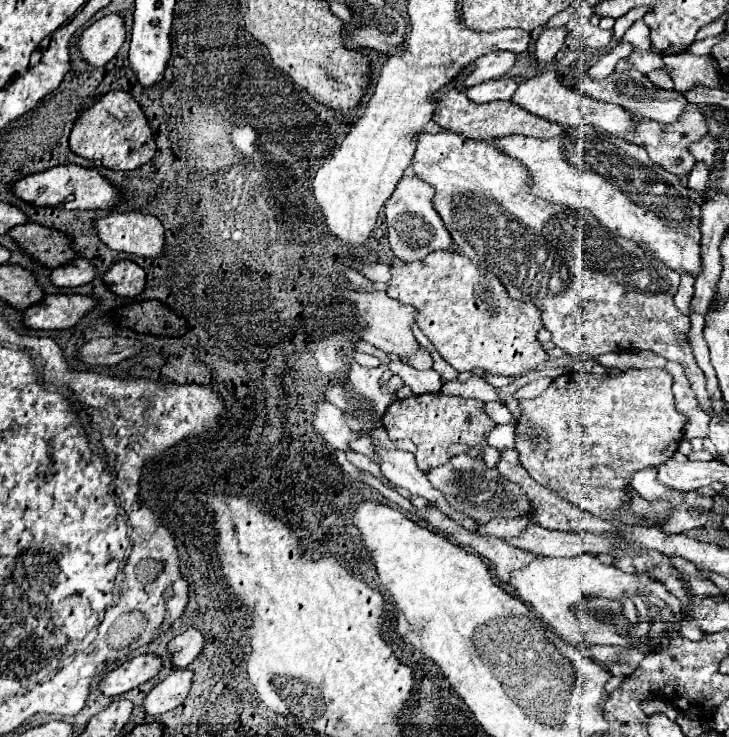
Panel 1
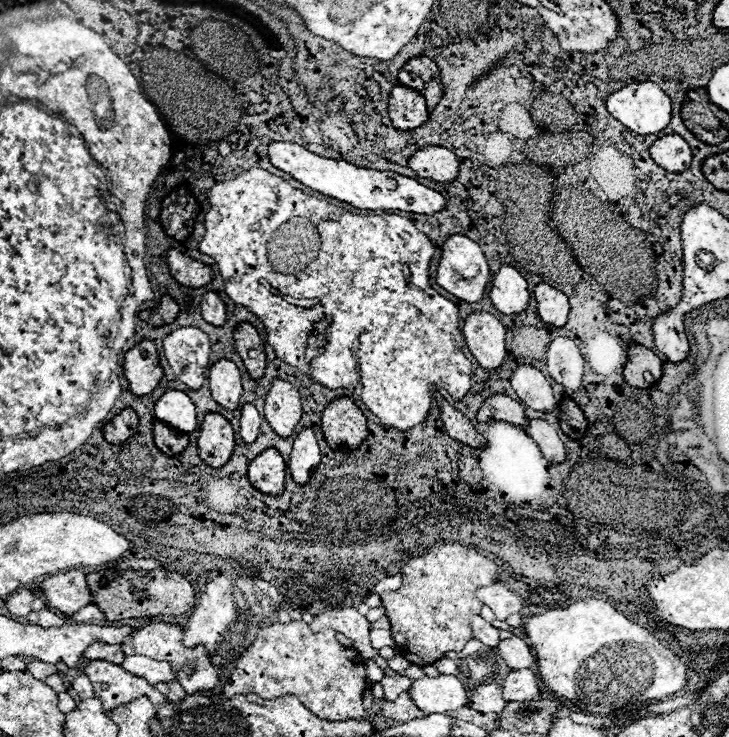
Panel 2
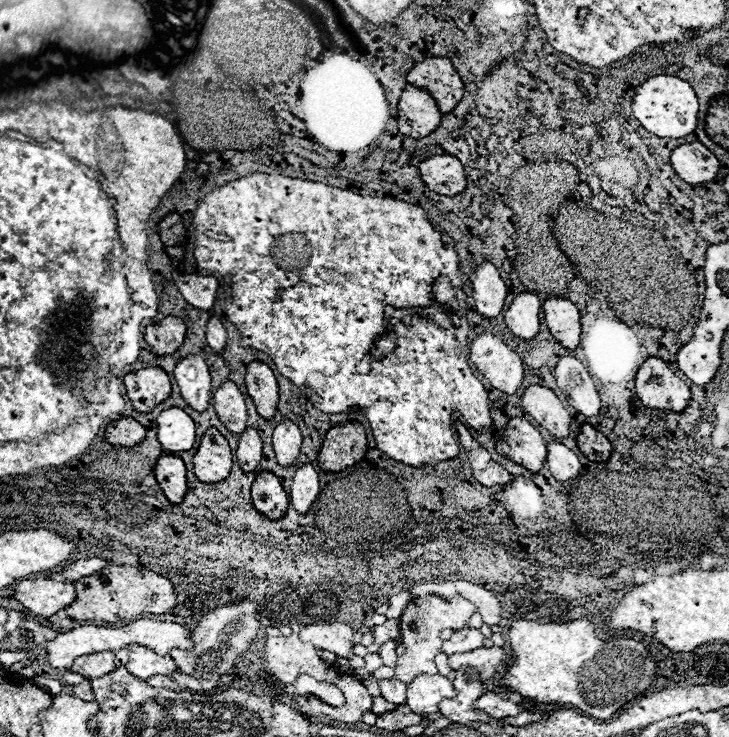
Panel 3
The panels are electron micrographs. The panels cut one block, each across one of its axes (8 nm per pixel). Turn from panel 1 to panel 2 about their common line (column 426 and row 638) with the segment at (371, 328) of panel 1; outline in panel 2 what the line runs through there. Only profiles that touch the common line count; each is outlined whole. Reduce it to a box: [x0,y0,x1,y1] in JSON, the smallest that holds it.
[310,606,378,660]

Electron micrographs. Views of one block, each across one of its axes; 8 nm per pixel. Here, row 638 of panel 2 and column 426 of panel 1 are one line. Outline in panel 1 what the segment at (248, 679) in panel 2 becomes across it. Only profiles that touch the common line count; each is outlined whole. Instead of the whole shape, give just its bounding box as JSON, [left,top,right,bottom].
[386,250,548,376]

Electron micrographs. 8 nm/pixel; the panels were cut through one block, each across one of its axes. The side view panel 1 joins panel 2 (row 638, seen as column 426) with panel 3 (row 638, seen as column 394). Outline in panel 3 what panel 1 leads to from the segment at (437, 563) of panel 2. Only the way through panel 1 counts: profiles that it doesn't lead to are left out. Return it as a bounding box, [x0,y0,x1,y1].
[394,592,474,684]

